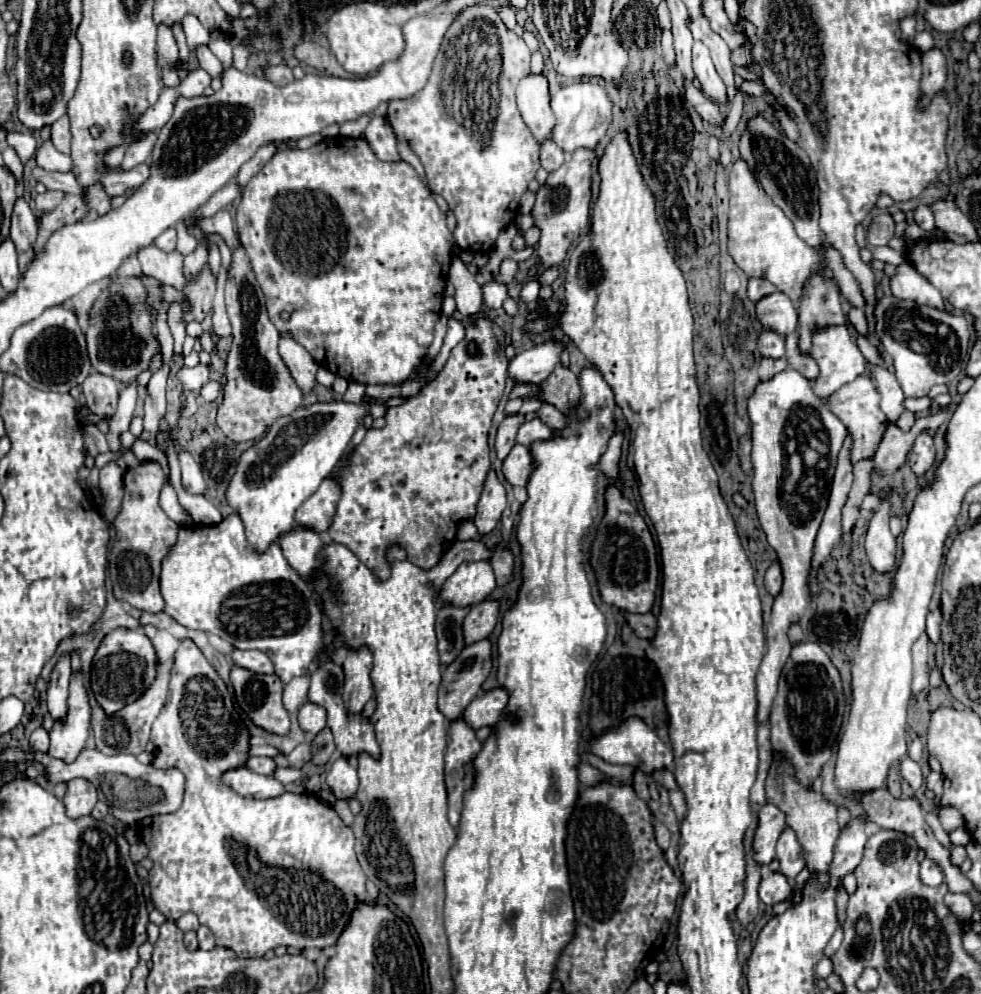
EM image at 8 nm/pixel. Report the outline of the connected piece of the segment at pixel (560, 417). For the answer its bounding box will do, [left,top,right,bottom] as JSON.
[537,403,569,431]

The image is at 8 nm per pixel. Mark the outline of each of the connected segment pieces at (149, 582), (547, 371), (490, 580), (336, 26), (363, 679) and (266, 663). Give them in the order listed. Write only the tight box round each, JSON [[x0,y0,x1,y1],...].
[[109,461,179,613],[509,339,565,385],[437,561,495,605],[325,1,405,75],[343,645,375,711],[231,649,275,673]]

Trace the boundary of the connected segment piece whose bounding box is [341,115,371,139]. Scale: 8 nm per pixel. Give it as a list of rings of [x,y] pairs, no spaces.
[[[363,115],[363,117],[355,119],[355,121],[347,121],[347,123],[341,125],[341,135],[345,135],[345,137],[355,137],[355,139],[357,139],[357,137],[363,133],[363,129],[367,127],[369,121],[371,121],[371,115]]]

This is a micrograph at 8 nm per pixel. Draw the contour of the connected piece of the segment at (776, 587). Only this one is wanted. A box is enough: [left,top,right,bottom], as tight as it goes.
[765,563,783,597]

